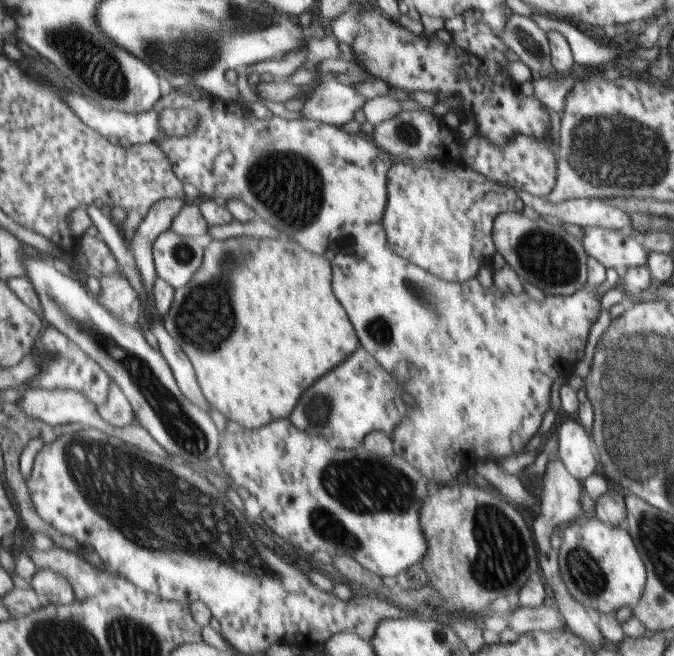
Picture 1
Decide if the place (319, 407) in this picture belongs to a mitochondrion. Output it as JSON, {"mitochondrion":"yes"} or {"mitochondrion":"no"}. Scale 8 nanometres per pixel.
{"mitochondrion":"yes"}

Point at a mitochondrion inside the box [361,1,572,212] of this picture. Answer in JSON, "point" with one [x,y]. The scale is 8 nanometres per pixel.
{"point":[523,37]}

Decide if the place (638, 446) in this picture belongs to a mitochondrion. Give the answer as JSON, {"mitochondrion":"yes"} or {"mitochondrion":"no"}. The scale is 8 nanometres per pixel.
{"mitochondrion":"yes"}

